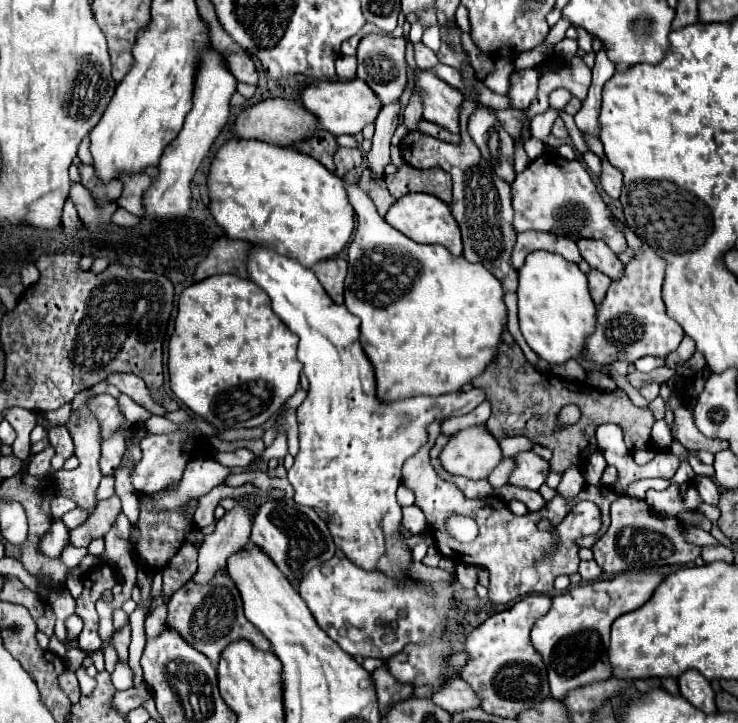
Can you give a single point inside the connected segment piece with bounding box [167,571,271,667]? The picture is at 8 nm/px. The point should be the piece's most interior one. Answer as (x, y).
(209, 617)

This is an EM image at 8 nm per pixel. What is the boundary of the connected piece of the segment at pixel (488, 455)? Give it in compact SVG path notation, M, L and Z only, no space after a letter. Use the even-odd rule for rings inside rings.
M481 425L467 427L453 435L441 453L443 467L449 473L473 481L487 479L501 459L503 455L497 439Z

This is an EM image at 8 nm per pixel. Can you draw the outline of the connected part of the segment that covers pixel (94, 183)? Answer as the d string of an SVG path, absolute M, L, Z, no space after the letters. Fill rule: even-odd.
M79 165L81 185L99 201L99 203L115 203L121 195L121 181L115 179L111 183L101 183L97 177L93 177L91 165Z

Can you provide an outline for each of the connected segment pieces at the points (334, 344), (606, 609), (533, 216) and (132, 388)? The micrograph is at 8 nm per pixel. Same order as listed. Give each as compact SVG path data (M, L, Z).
M255 245L255 253L251 253L249 261L249 277L271 297L273 311L283 319L283 323L299 335L301 341L297 357L311 383L307 399L297 409L299 453L295 455L293 467L287 471L287 477L295 487L295 501L327 513L327 527L335 547L341 549L357 567L365 571L381 571L397 583L409 581L413 555L401 535L401 507L395 499L395 491L401 483L401 465L427 443L429 423L473 411L485 401L483 391L471 389L467 393L447 393L439 397L417 395L383 403L377 397L373 365L359 343L359 317L349 313L345 305L335 307L333 299L325 293L311 269L303 267L295 259L275 253L273 249Z
M629 570L613 579L585 583L553 597L551 611L543 615L531 629L533 647L547 665L553 699L563 701L569 691L611 677L611 665L607 661L611 623L623 613L645 605L663 579L665 575L655 571Z
M545 151L541 157L529 163L529 167L517 175L513 187L513 227L517 233L523 231L547 231L555 235L565 235L569 239L601 239L615 253L627 249L625 233L619 229L617 219L611 209L603 203L597 185L591 181L591 175L575 159L567 161L557 153Z
M113 373L105 377L105 383L113 383L115 387L120 389L121 393L128 395L135 403L139 403L141 407L145 407L147 411L155 413L155 415L163 415L165 411L151 399L147 385L143 383L141 377L131 375L131 373Z

